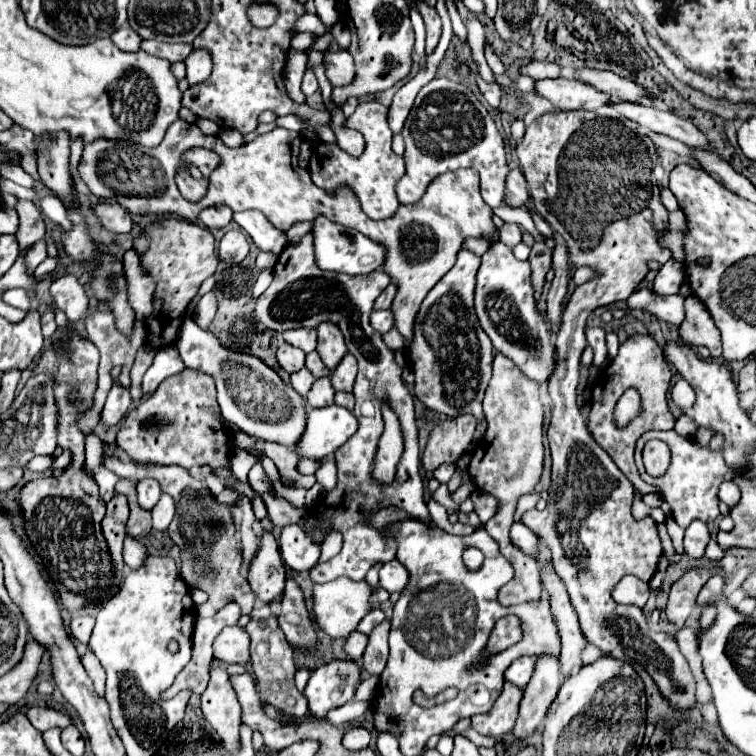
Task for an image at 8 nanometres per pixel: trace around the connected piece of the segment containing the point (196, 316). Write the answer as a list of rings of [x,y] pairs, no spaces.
[[[207,292],[207,294],[201,298],[201,302],[197,304],[197,308],[195,308],[195,312],[193,312],[193,320],[195,320],[201,328],[209,328],[215,312],[217,312],[217,296],[215,296],[215,292]]]

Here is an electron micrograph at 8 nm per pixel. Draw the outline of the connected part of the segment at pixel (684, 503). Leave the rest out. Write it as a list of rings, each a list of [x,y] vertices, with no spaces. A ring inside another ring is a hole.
[[[675,430],[669,432],[645,432],[637,440],[635,447],[635,464],[639,468],[641,478],[651,484],[657,486],[661,490],[662,497],[669,502],[671,506],[671,514],[675,518],[675,522],[681,528],[687,528],[693,520],[701,520],[705,524],[713,522],[721,512],[719,512],[719,486],[725,480],[731,480],[731,476],[735,476],[735,472],[731,472],[731,468],[727,468],[727,462],[723,460],[723,454],[719,450],[711,450],[709,446],[699,446],[693,438],[686,439],[681,437]],[[654,438],[660,438],[668,444],[671,450],[671,462],[667,472],[661,478],[653,478],[645,472],[644,464],[641,462],[641,450],[643,450],[647,441]]]

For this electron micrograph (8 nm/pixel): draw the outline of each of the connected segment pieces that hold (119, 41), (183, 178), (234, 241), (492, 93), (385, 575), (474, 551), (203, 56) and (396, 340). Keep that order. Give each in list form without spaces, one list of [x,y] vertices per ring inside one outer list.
[[[131,26],[119,28],[119,30],[111,36],[111,40],[115,42],[117,48],[121,48],[121,50],[125,50],[125,52],[139,52],[139,50],[141,50],[141,42],[143,42],[143,38],[137,36]]]
[[[179,170],[177,172],[177,186],[179,186],[179,192],[185,200],[189,202],[198,202],[206,194],[209,182],[197,182],[188,172],[185,170]]]
[[[229,230],[219,242],[219,258],[227,264],[239,264],[249,252],[247,236],[241,230]]]
[[[477,74],[477,86],[479,86],[479,90],[481,90],[481,94],[485,96],[485,100],[493,106],[493,108],[497,108],[499,106],[499,98],[501,98],[501,86],[497,84],[497,82],[485,82],[479,74]]]
[[[391,560],[379,570],[379,586],[387,592],[401,592],[409,582],[409,574],[399,560]]]
[[[467,546],[465,552],[463,552],[463,562],[465,562],[465,566],[467,566],[469,570],[475,570],[475,568],[479,568],[479,566],[483,564],[483,554],[479,552],[479,548]]]
[[[193,50],[187,60],[185,60],[185,66],[187,66],[187,82],[189,86],[195,86],[195,84],[201,84],[203,80],[207,80],[211,76],[211,56],[207,56],[209,52],[205,50]]]
[[[391,328],[389,332],[383,334],[383,342],[389,346],[389,348],[405,348],[405,338],[399,336],[399,332],[395,328]]]

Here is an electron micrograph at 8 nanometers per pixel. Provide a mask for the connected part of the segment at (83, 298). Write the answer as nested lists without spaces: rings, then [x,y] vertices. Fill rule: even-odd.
[[[65,274],[57,278],[51,286],[51,296],[55,298],[57,308],[65,312],[69,322],[77,322],[79,318],[85,318],[89,304],[87,294],[73,274]]]

